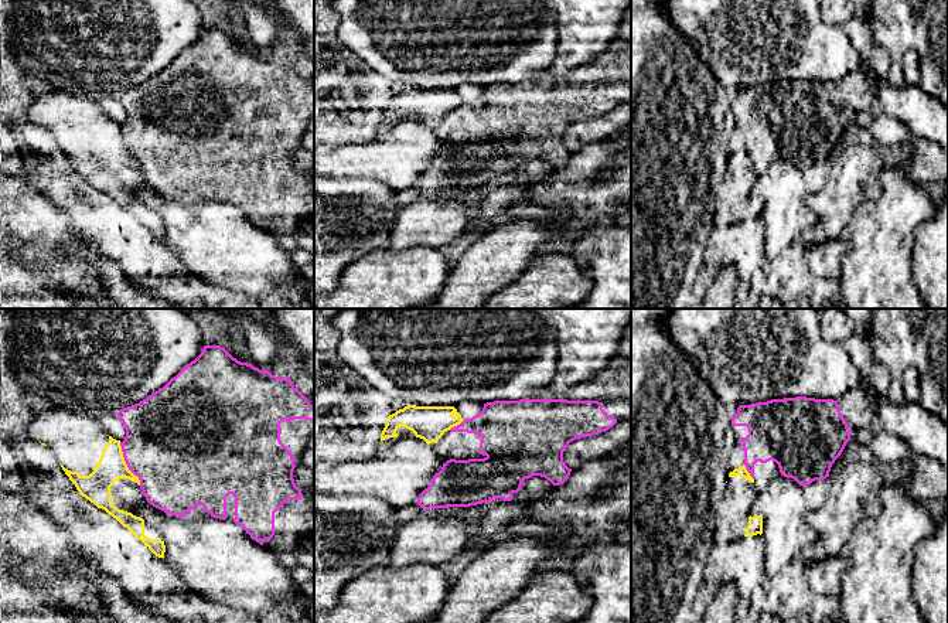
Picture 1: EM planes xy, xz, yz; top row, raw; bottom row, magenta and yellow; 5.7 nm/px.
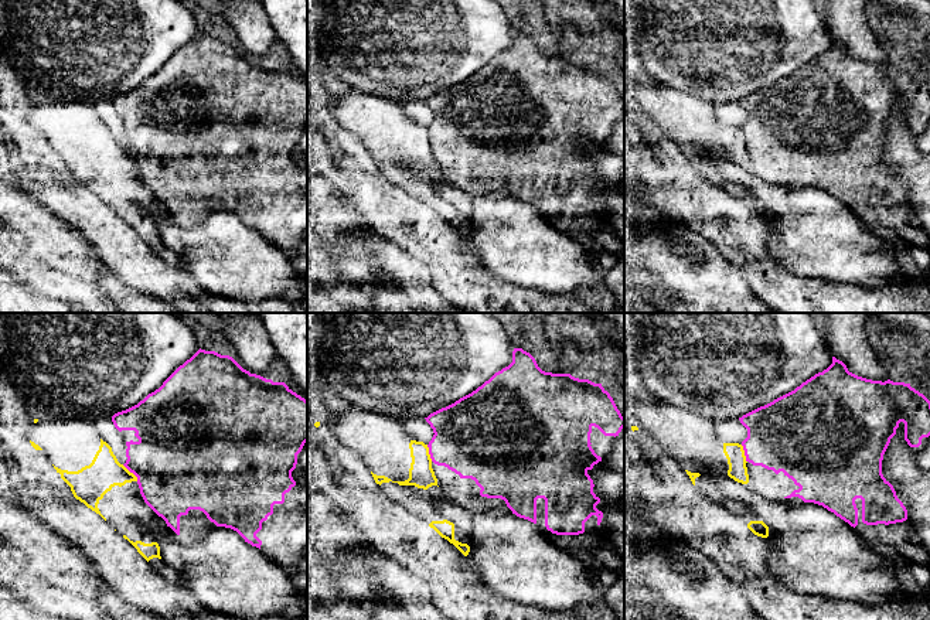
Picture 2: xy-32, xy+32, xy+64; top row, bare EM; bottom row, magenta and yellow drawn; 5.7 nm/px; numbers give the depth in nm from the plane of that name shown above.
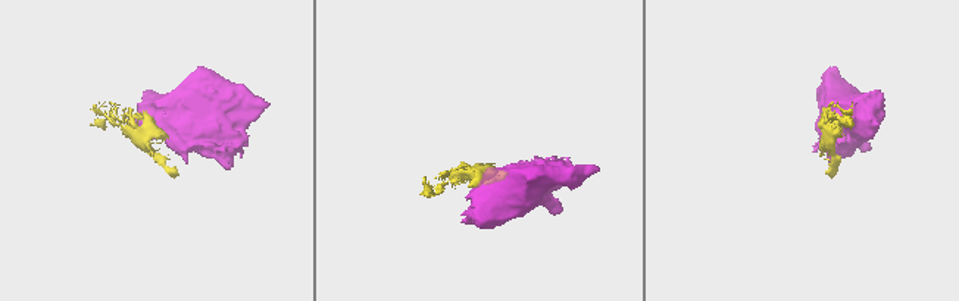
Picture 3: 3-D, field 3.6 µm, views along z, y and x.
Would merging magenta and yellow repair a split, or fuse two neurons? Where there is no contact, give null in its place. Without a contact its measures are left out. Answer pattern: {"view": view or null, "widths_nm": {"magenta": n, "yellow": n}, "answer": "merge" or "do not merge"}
{"view": "xy", "widths_nm": {"magenta": 480, "yellow": 160}, "answer": "do not merge"}

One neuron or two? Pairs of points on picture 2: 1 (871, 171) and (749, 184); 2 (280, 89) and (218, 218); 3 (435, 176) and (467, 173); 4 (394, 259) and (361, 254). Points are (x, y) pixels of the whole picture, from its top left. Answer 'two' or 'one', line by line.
1: two
2: two
3: two
4: one

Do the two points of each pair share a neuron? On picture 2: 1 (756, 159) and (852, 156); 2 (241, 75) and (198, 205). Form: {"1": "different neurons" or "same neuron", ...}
{"1": "same neuron", "2": "same neuron"}

